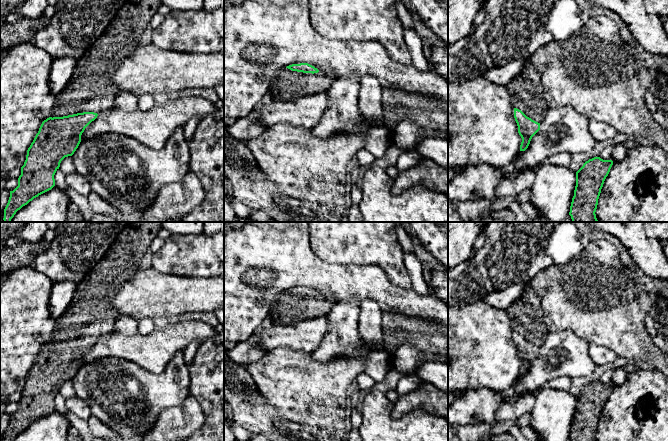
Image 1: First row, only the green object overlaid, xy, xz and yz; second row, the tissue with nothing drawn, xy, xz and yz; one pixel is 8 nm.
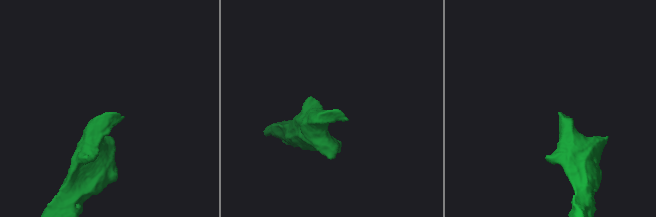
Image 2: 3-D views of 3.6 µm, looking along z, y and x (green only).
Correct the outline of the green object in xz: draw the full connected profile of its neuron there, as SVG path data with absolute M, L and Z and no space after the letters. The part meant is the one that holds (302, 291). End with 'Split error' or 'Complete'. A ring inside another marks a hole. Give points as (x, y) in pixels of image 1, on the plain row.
M308 287L292 288L276 297L270 314L276 324L287 324L326 316L333 305Z. Split error

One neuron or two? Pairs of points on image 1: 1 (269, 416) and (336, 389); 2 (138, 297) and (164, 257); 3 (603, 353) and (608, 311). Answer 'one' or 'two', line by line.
1: two
2: two
3: two

